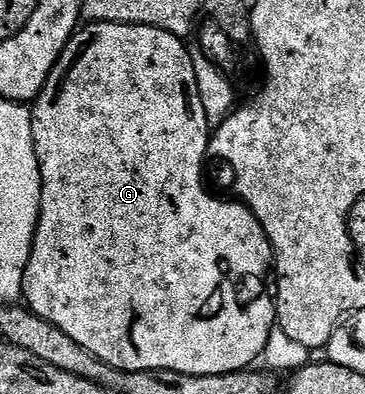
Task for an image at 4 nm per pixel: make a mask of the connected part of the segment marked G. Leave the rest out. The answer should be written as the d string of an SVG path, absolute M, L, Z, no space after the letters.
M90 22L81 30L70 37L68 46L60 54L56 66L50 72L38 99L32 104L32 134L34 135L34 149L38 155L38 165L42 171L42 213L38 216L38 229L34 235L34 245L28 258L26 267L26 277L22 283L25 303L34 315L44 318L52 326L64 330L72 342L80 342L84 350L96 354L104 362L108 362L112 367L119 368L125 372L163 372L172 370L180 374L192 374L193 376L203 376L204 374L228 374L229 372L241 372L249 369L254 359L261 357L266 350L266 343L270 333L276 328L276 300L273 295L266 293L266 271L269 273L272 268L272 253L270 243L260 226L260 222L252 214L252 210L237 199L217 200L214 196L206 193L206 184L202 181L202 163L208 160L210 150L210 138L212 129L208 118L204 114L204 102L200 102L200 86L196 86L196 70L192 66L192 58L187 41L181 36L173 36L159 28L144 26L143 24L103 24L101 22Z

